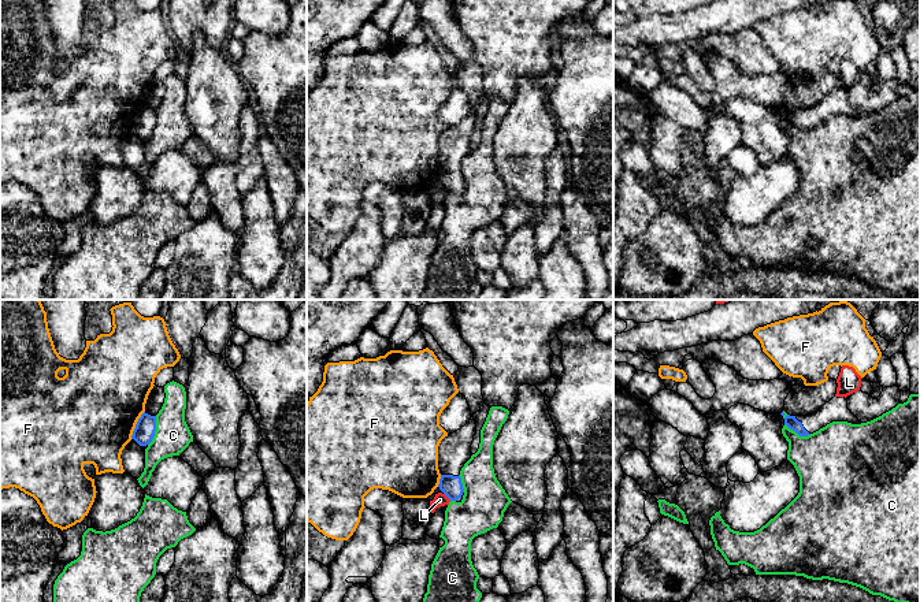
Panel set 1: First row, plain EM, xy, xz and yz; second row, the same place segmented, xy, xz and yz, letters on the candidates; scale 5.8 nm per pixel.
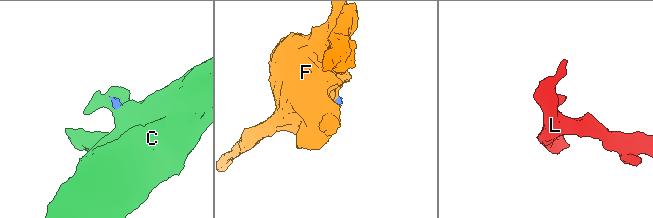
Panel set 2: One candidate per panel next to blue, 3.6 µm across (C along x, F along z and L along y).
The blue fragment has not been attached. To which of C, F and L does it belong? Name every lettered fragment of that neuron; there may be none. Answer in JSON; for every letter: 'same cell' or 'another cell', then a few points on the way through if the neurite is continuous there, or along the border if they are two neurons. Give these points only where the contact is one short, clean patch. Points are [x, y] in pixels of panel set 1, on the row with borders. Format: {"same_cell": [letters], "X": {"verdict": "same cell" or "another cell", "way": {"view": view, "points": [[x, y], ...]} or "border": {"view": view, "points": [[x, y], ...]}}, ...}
{"same_cell": [], "C": {"verdict": "another cell", "border": {"view": "xy", "points": [[156, 416], [155, 435], [148, 445]]}}, "F": {"verdict": "another cell", "border": {"view": "xy", "points": [[144, 411], [130, 438]]}}, "L": {"verdict": "another cell", "border": {"view": "xz", "points": [[444, 493], [449, 501]]}}}

